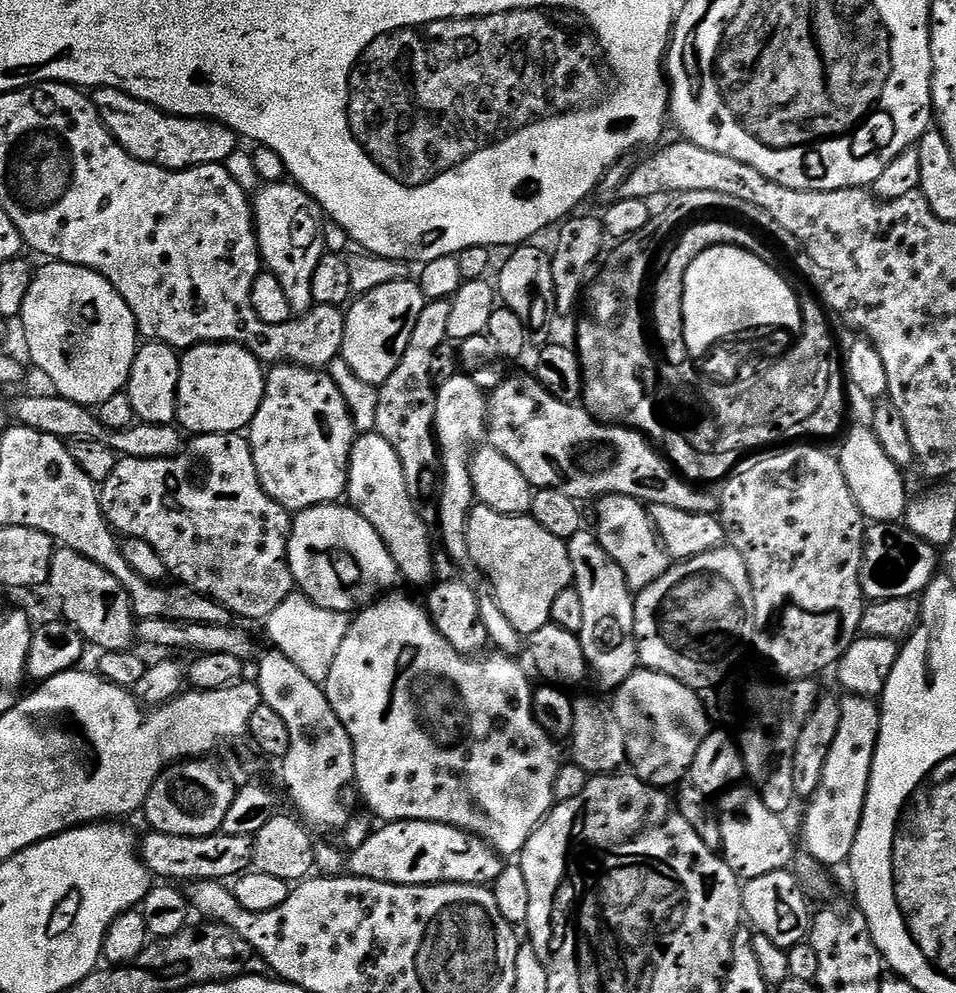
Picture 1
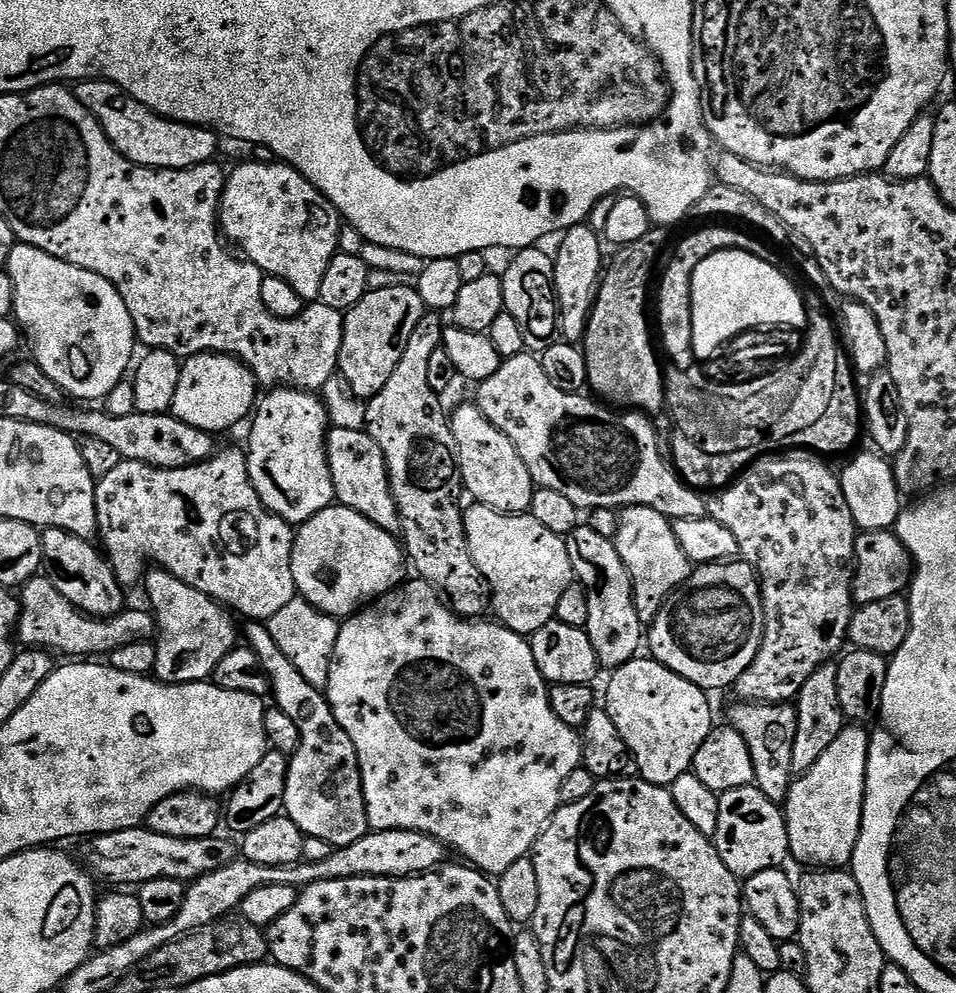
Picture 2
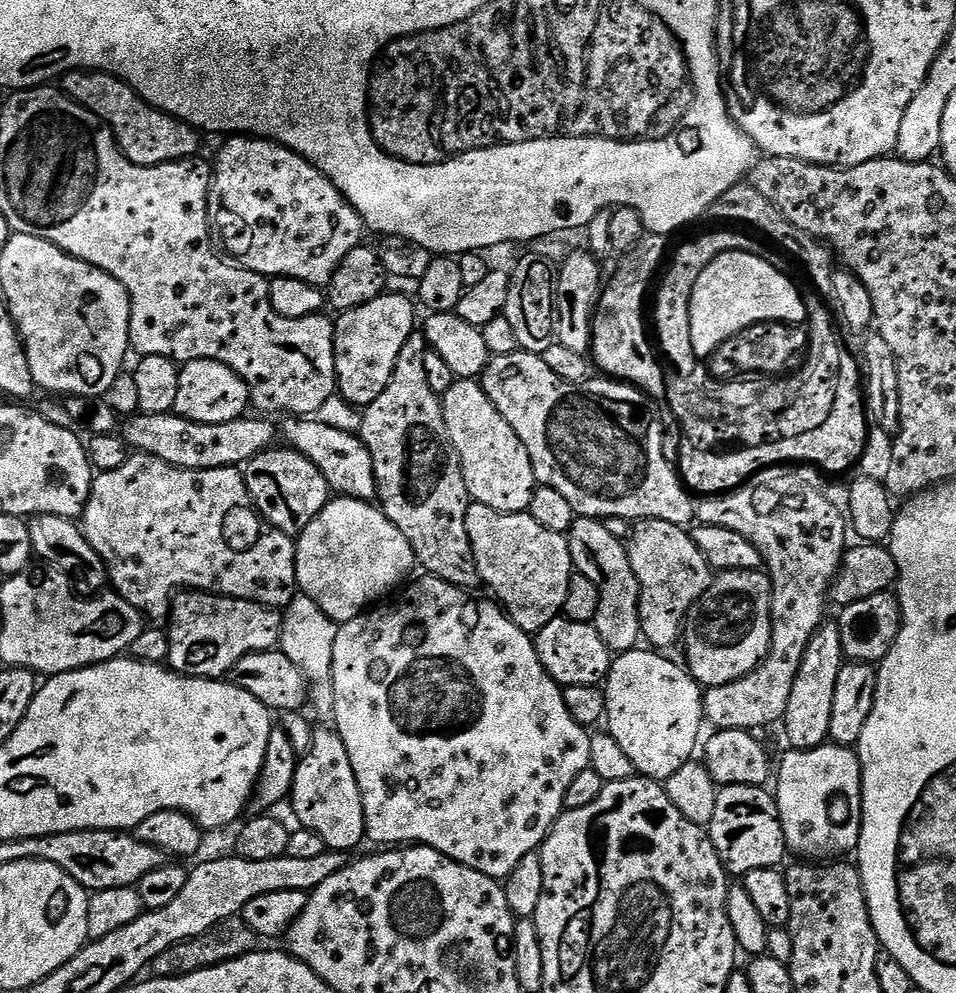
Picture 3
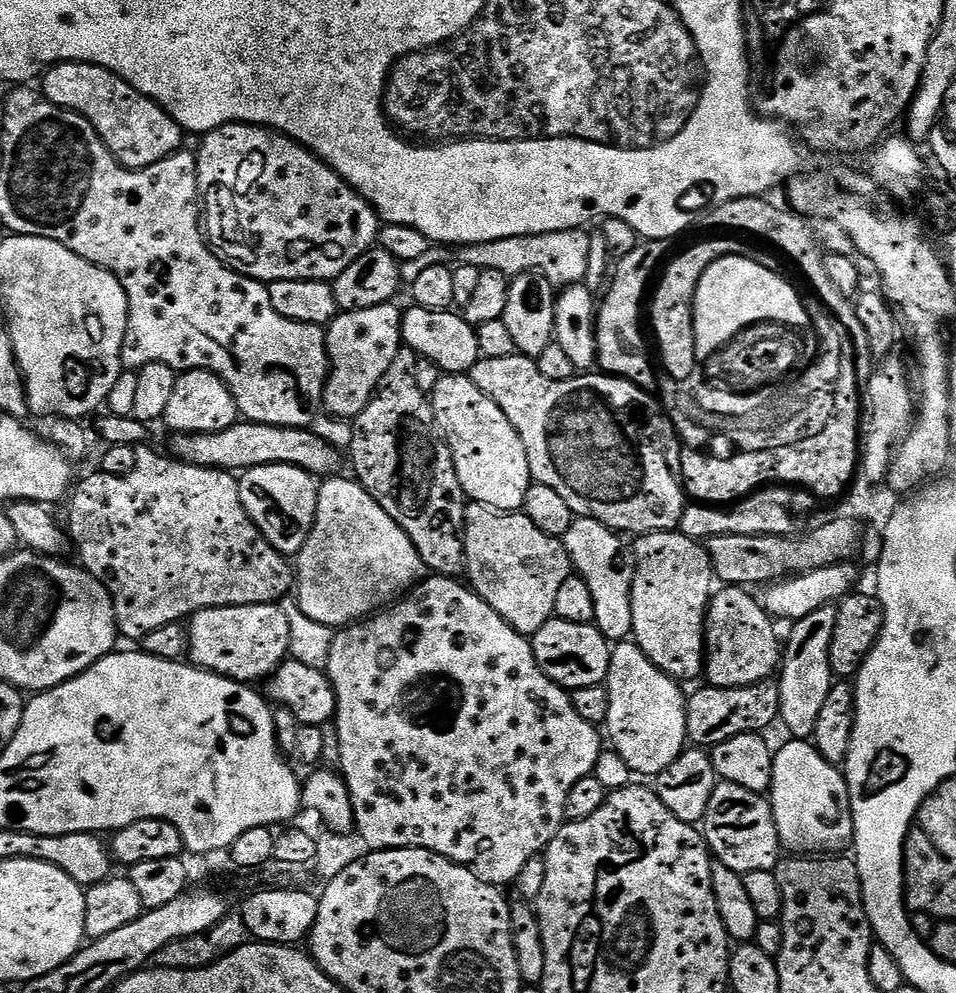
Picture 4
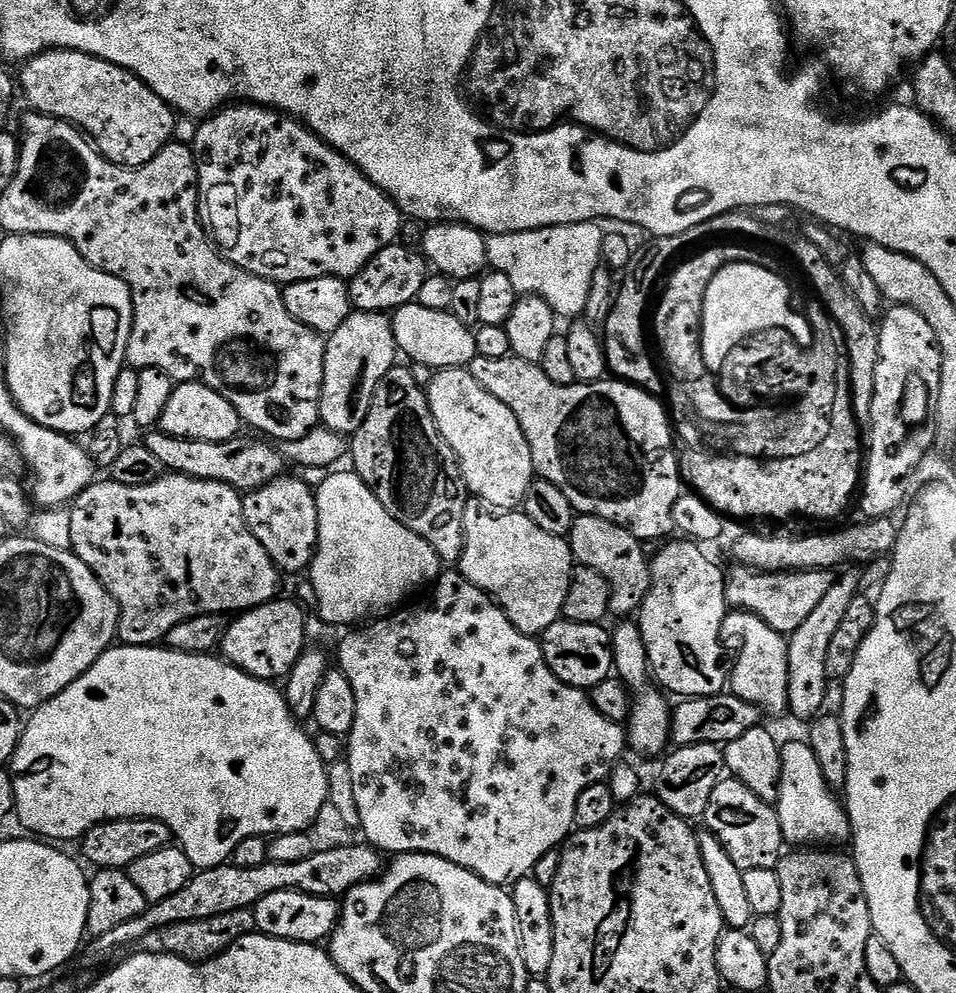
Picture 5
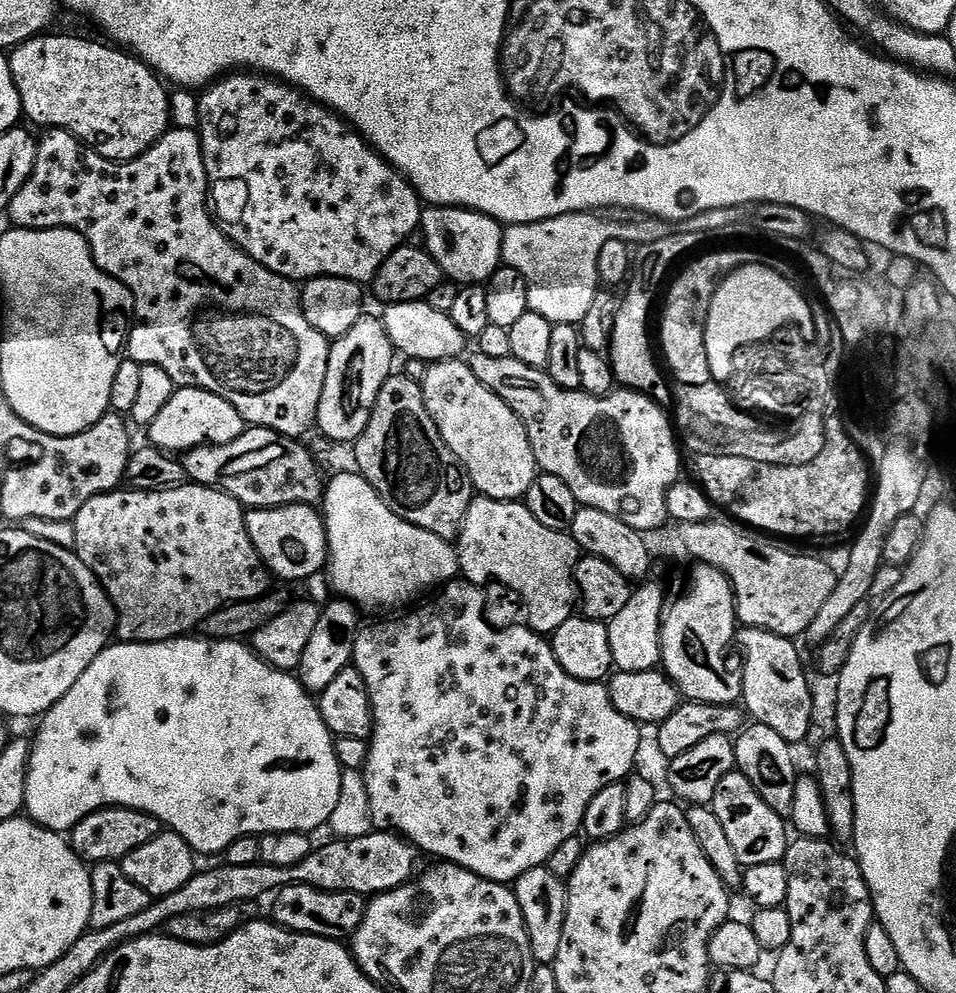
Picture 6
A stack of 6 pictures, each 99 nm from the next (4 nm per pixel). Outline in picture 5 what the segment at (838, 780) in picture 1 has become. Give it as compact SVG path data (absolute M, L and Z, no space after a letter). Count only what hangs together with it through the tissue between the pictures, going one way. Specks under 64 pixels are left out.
M800 740L785 743L780 750L782 778L778 815L784 839L792 846L847 845L852 839L852 823L848 821L847 807L828 784L822 766L818 766L818 758L814 758L811 744Z

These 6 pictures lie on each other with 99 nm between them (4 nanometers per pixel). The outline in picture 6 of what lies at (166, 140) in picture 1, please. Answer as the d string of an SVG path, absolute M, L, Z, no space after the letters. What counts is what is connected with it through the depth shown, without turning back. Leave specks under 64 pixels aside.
M41 34L33 36L31 40L26 40L22 44L16 45L10 52L10 70L14 82L18 86L18 94L20 101L24 107L23 115L28 116L36 124L41 124L41 129L51 130L60 128L63 132L69 132L71 136L76 136L82 144L87 144L89 148L93 148L99 156L107 160L133 160L138 158L146 150L153 148L158 141L163 138L165 132L170 127L168 115L172 112L172 104L168 101L169 89L166 87L165 81L161 79L157 73L153 72L139 56L129 54L127 51L121 50L119 47L113 46L111 43L103 42L104 44L95 44L92 40L83 40L80 36L48 36L52 34Z

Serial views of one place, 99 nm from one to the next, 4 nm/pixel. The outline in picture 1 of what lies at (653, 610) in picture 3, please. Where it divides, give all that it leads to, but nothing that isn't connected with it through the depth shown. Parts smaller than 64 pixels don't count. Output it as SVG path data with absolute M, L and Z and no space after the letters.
M610 494L599 497L595 504L595 534L602 550L606 550L606 554L610 554L618 566L622 566L622 574L626 574L626 582L633 593L641 592L659 576L666 574L670 567L670 557L657 538L648 509L641 501L622 494Z

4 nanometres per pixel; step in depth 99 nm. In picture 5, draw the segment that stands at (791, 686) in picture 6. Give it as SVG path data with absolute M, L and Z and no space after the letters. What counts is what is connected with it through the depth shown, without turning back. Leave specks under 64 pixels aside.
M729 611L722 626L722 637L736 636L740 643L740 653L736 656L736 665L730 668L731 695L742 698L757 708L768 712L785 712L790 708L788 683L790 666L788 665L788 642L783 632L775 632L770 625L762 622L752 612Z

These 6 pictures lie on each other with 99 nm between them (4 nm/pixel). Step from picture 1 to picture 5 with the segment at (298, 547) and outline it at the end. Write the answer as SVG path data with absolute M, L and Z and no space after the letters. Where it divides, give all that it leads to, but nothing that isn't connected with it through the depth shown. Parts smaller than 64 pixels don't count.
M352 470L340 471L325 475L328 477L321 482L320 488L318 484L315 489L320 530L310 575L321 618L328 624L356 626L400 606L395 604L402 603L419 588L427 589L435 585L442 575L442 561L434 546L426 542L426 538L414 534L414 530L410 530L389 514L386 506L382 506L380 499L366 486L363 478Z

